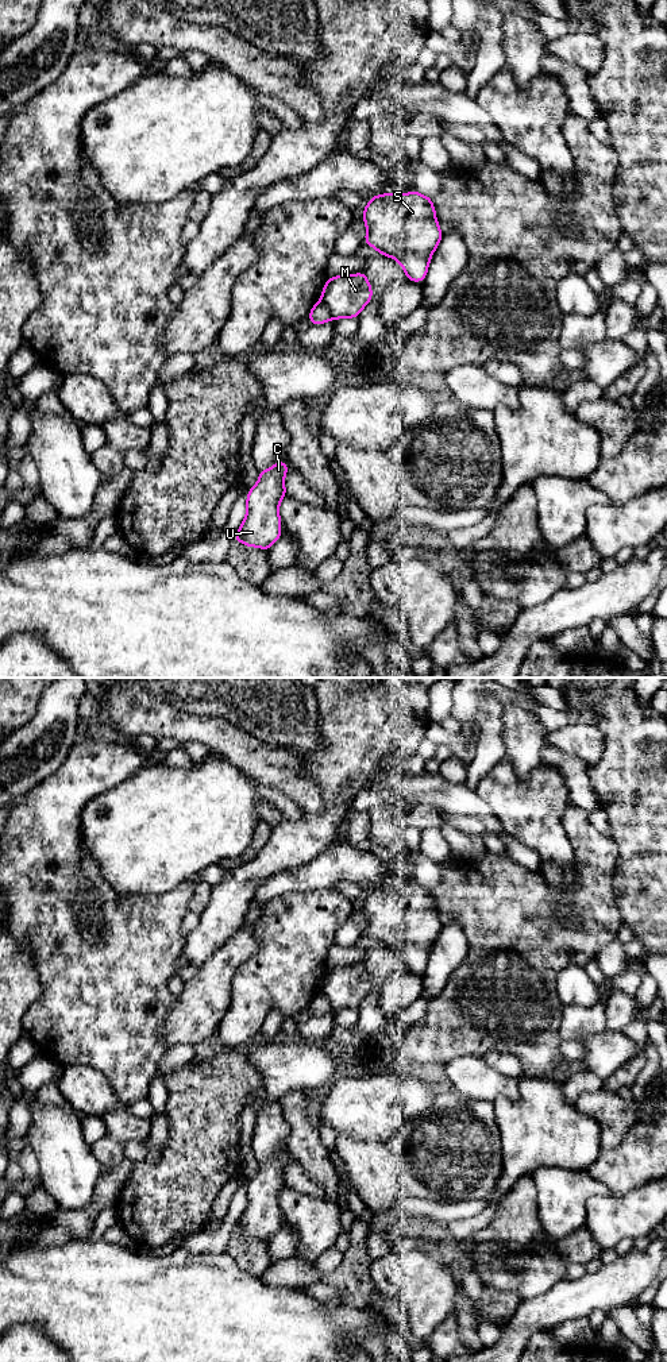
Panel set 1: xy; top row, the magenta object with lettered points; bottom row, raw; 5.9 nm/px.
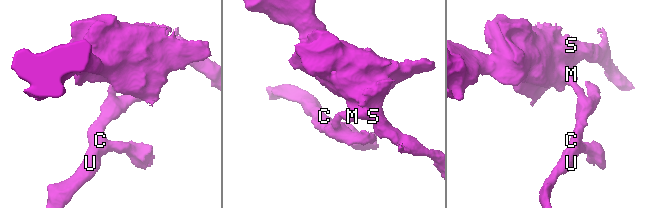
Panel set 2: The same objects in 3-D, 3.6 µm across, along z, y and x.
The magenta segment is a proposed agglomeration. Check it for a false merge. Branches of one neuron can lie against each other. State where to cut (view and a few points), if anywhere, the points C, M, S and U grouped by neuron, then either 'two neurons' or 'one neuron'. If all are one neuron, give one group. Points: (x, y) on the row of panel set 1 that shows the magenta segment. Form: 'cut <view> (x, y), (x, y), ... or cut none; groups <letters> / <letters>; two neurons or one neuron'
cut xy (320, 300), (328, 308), (332, 317); groups C U / M S; two neurons

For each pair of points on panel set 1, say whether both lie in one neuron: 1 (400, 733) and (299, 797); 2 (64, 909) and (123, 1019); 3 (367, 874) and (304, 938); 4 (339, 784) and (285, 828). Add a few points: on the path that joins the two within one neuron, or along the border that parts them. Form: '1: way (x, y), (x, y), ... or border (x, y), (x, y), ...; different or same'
1: border (305, 755), (304, 772), (326, 805), (316, 814); different
2: way (78, 936), (104, 964), (104, 992); same
3: border (331, 887), (323, 890); different
4: way (338, 802), (315, 828), (303, 828); same

